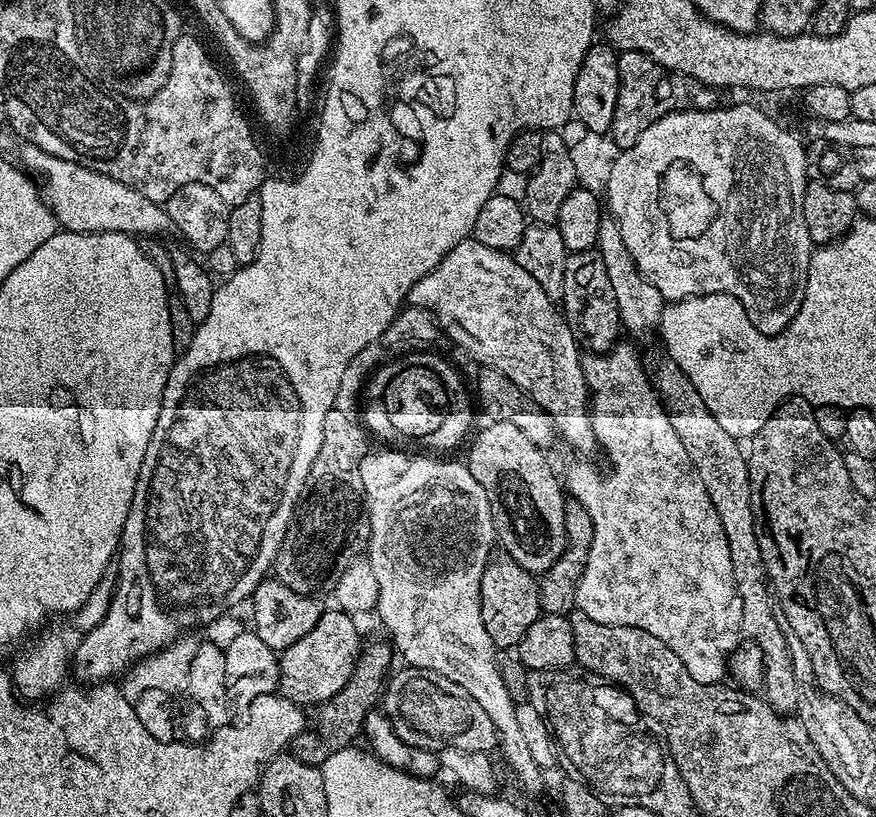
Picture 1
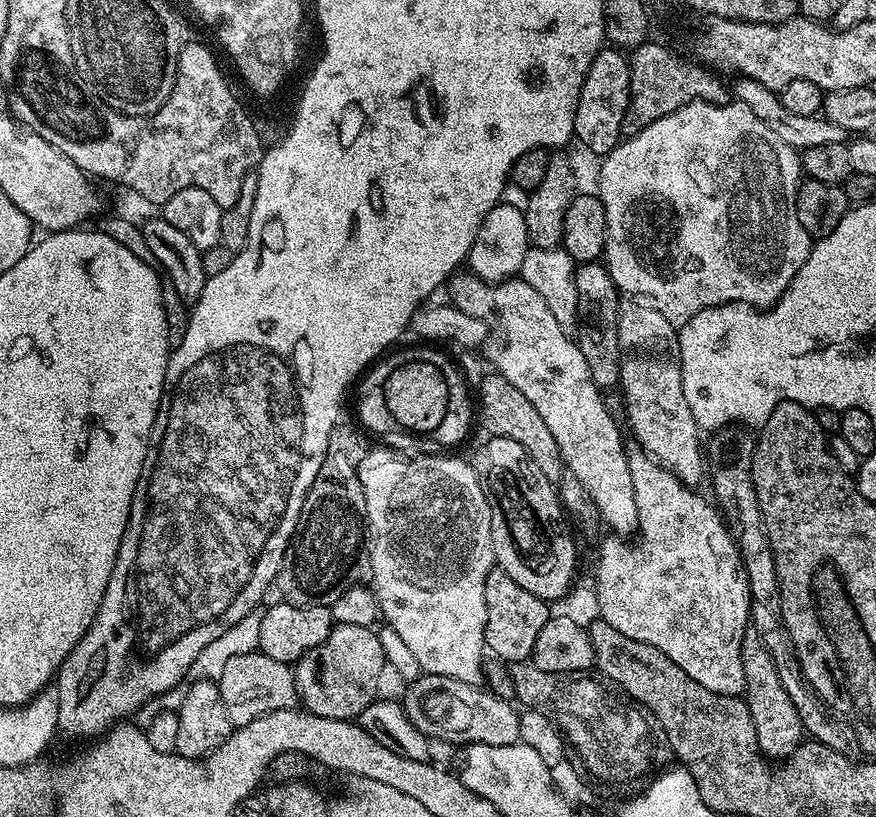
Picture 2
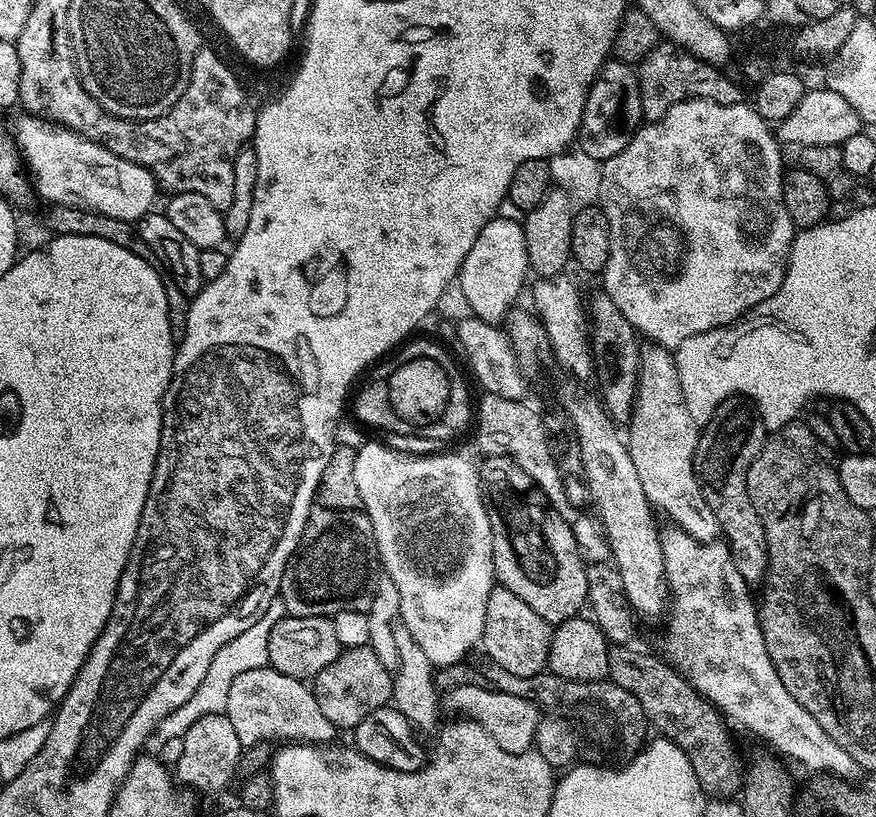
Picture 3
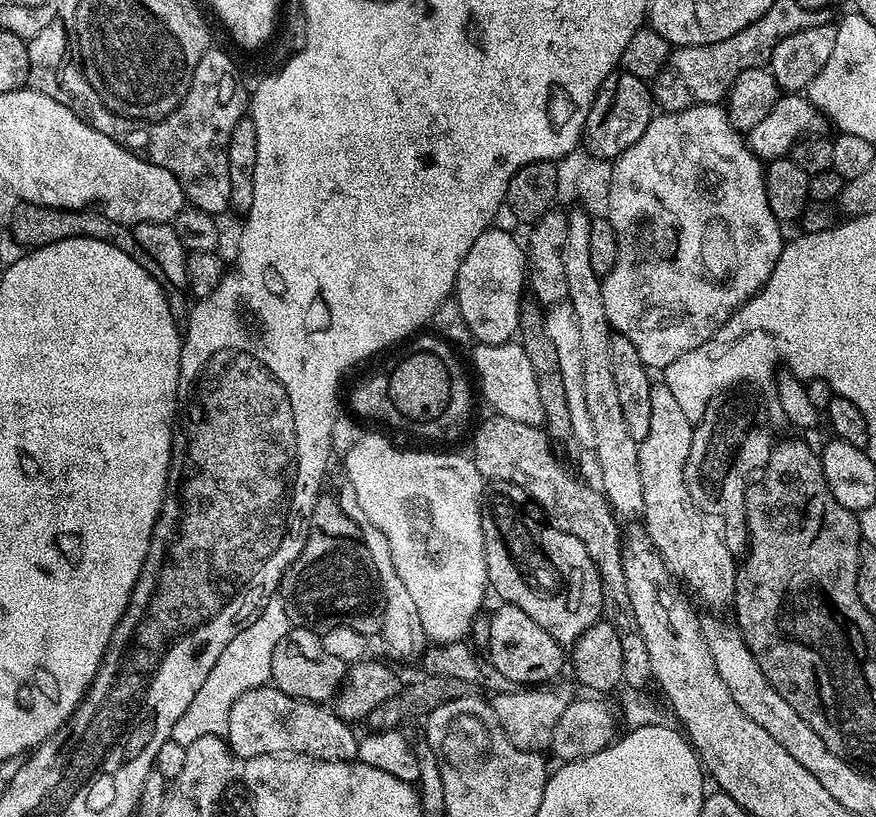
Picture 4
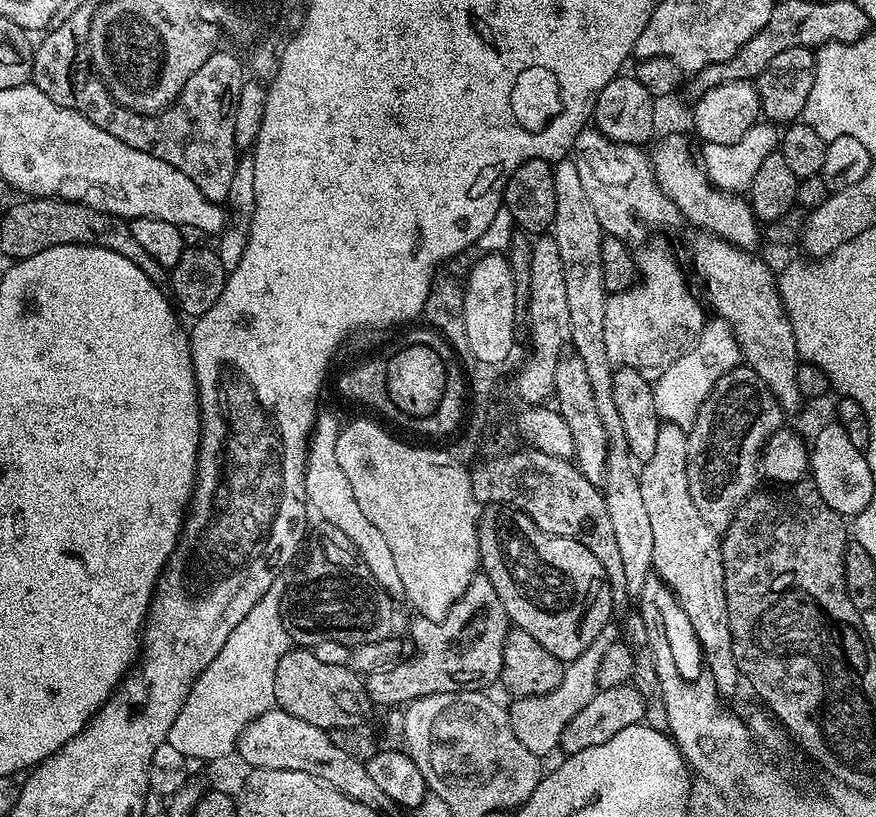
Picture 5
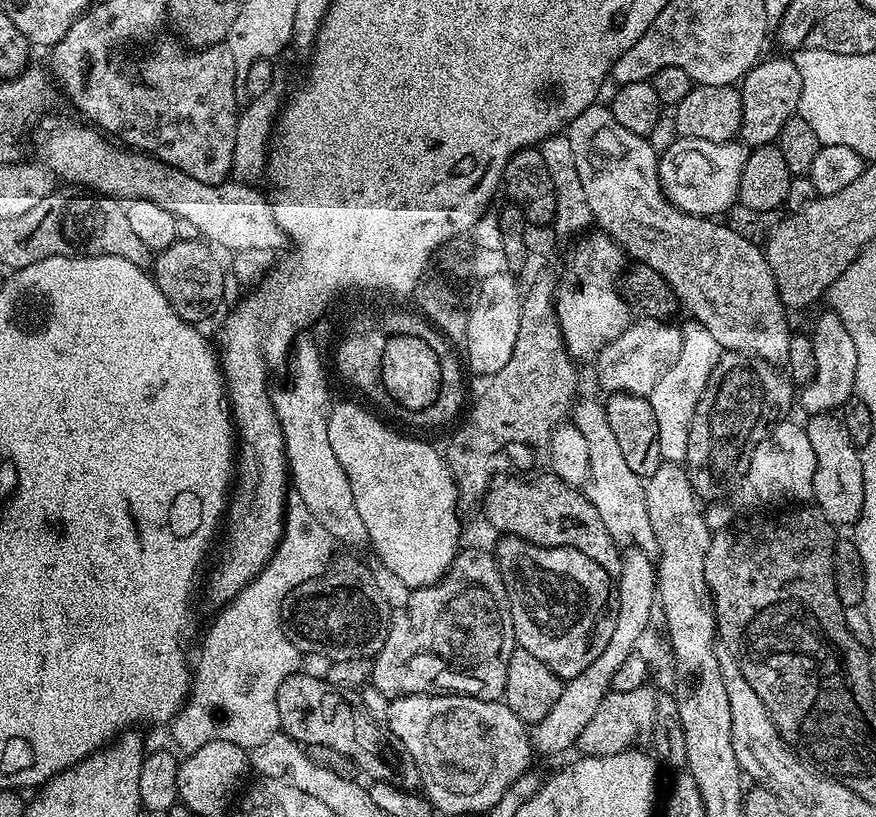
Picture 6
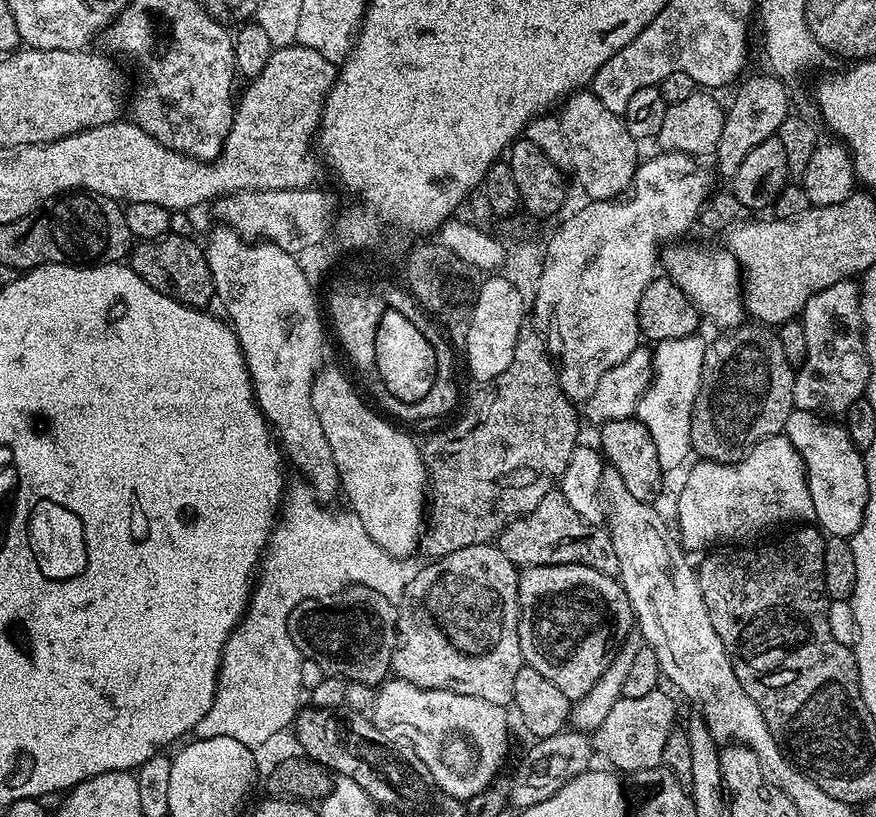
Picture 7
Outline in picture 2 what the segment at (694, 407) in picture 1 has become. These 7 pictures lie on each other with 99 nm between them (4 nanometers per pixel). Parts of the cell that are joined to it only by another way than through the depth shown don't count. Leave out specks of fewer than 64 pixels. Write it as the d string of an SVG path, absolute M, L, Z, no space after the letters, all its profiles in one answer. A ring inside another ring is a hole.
M749 630L744 635L742 670L744 671L743 695L754 718L756 741L761 753L772 762L780 762L791 757L792 751L805 739L804 723L790 694L786 694L786 686L782 686L782 678L778 678L778 670L774 670L774 658L770 658L770 650L755 630Z

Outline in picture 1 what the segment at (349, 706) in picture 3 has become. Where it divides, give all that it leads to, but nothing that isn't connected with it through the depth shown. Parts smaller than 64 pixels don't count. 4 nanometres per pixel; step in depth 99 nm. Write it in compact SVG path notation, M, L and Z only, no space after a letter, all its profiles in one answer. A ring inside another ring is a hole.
M337 608L325 609L309 634L281 651L278 690L288 701L301 706L319 706L350 682L362 648L344 648L352 640L352 632L344 632L344 613Z

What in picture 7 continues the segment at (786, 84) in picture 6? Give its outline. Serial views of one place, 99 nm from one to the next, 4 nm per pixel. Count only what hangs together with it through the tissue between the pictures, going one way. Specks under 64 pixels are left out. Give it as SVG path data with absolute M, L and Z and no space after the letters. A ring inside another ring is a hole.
M771 75L752 76L748 81L745 79L739 85L741 88L737 90L732 105L727 105L722 138L718 138L718 146L714 153L714 161L716 160L724 178L731 178L736 173L738 166L742 166L746 159L746 154L750 154L750 150L754 150L758 142L766 142L766 138L777 135L782 122L790 114L788 88L780 81L783 79L779 75Z

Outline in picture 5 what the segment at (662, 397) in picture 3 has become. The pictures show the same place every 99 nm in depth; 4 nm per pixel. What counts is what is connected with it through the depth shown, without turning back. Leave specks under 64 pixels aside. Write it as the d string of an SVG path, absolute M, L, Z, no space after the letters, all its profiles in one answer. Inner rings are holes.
M661 423L654 455L643 461L638 472L642 502L646 505L646 514L650 517L654 533L652 567L655 575L676 595L682 616L688 619L701 650L707 655L708 670L717 688L721 693L728 694L735 690L736 683L741 683L742 677L730 638L720 536L702 518L702 514L698 514L694 498L690 498L690 486L686 478L687 449L687 431L677 424Z

